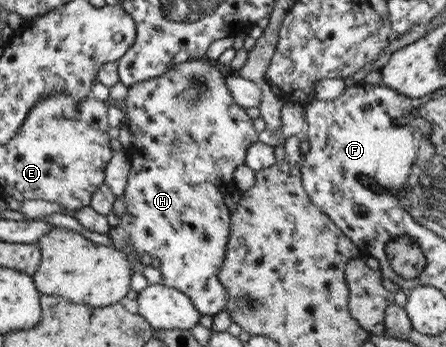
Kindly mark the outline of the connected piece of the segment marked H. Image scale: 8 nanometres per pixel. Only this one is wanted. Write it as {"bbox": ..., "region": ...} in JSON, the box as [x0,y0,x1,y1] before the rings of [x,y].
{"bbox":[107,57,258,315],"region":[[[204,57],[190,62],[181,62],[179,65],[167,69],[162,75],[127,87],[126,97],[121,104],[124,118],[126,119],[125,125],[129,128],[131,134],[131,147],[127,149],[130,162],[129,174],[127,175],[127,184],[123,192],[125,212],[118,219],[119,224],[113,226],[113,228],[110,227],[107,232],[113,247],[124,250],[124,252],[128,252],[130,256],[133,256],[133,258],[127,256],[129,262],[133,260],[141,262],[144,252],[150,258],[157,258],[160,264],[157,270],[161,273],[161,285],[180,290],[185,296],[189,297],[193,307],[202,315],[213,315],[224,310],[225,287],[221,285],[217,276],[223,262],[230,233],[230,213],[223,203],[223,196],[229,192],[237,191],[232,179],[233,171],[244,162],[245,150],[249,144],[257,141],[258,133],[253,129],[252,119],[245,113],[245,109],[235,104],[235,101],[231,98],[229,89],[225,85],[225,76],[229,75],[227,71],[227,68],[219,66]]]}

